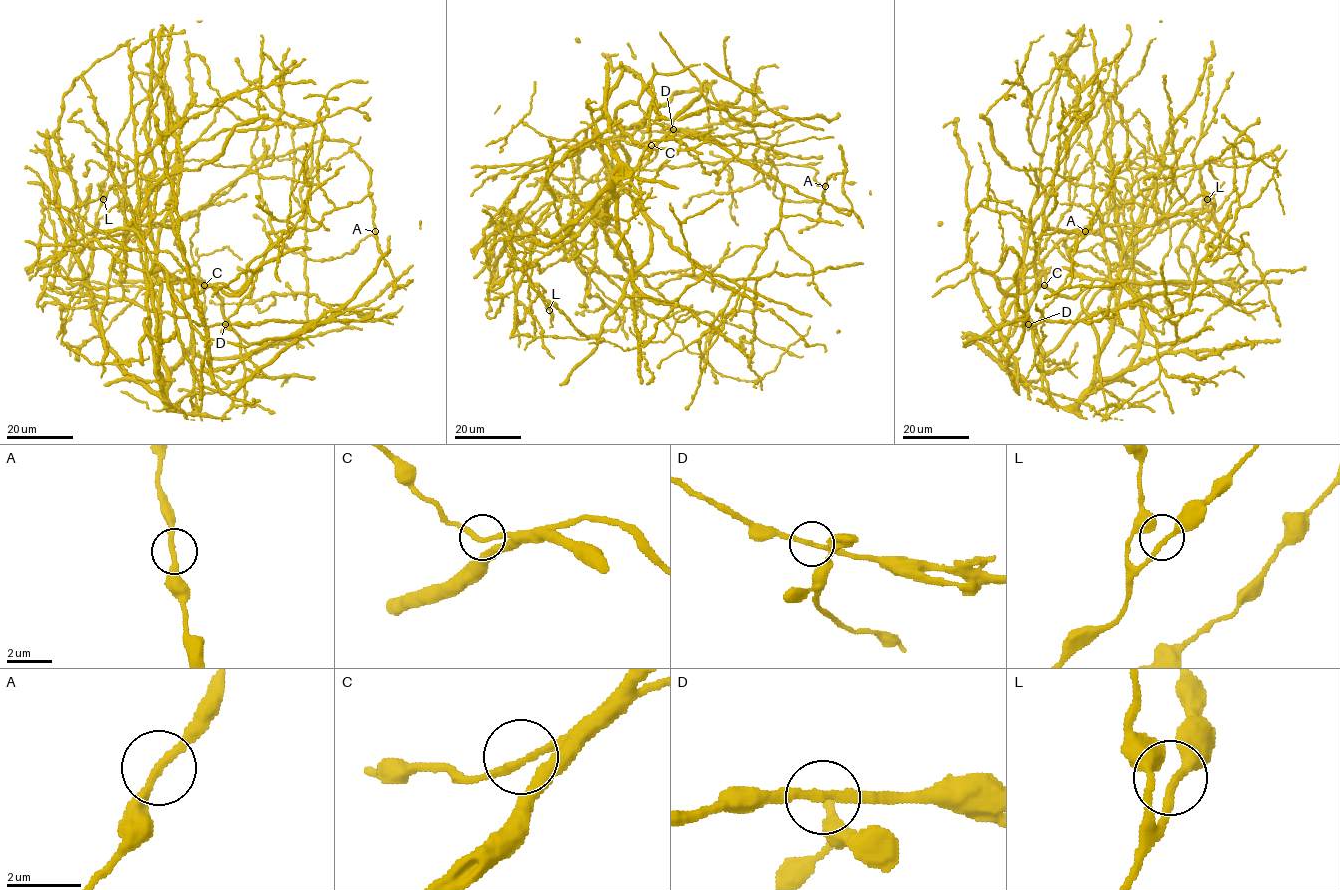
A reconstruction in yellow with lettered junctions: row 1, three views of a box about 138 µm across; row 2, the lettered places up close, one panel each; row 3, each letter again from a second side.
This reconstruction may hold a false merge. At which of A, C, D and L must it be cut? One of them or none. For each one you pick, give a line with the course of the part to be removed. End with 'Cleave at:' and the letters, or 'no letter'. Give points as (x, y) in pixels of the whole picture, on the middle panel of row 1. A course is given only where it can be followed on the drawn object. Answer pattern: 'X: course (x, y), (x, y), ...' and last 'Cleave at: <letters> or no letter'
Cleave at: no letter

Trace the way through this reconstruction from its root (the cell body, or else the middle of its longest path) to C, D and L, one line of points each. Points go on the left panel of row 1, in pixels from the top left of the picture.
C: (137, 180), (156, 318), (156, 333), (149, 333), (153, 271), (176, 276), (186, 297), (204, 285)
D: (137, 180), (156, 318), (156, 333), (147, 331), (148, 272), (156, 263), (191, 321), (224, 323)
L: (137, 180), (147, 268), (98, 241), (133, 224), (105, 288), (72, 284), (103, 199)

